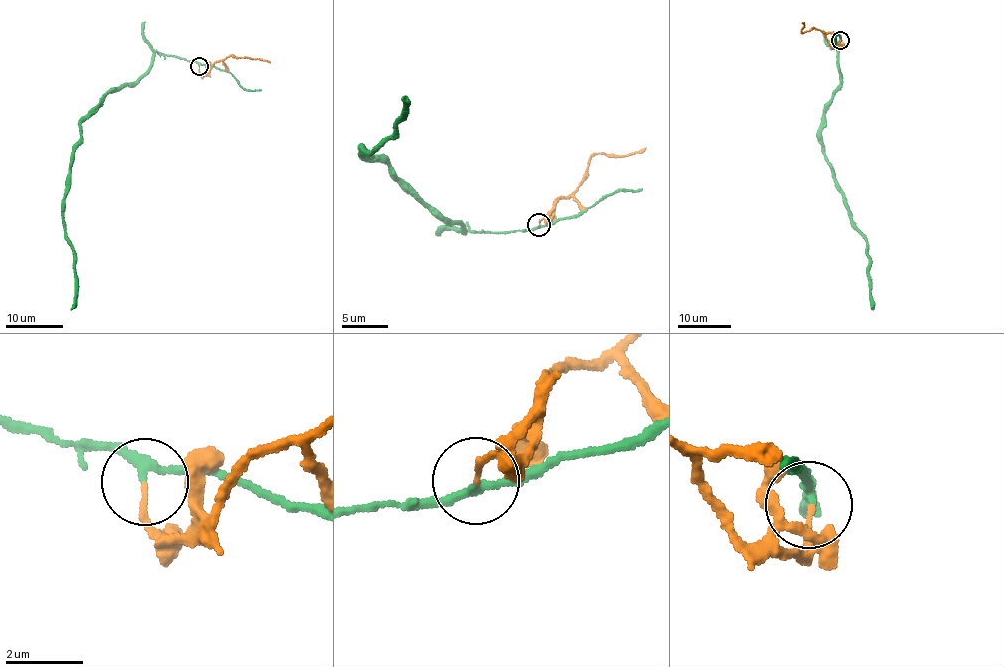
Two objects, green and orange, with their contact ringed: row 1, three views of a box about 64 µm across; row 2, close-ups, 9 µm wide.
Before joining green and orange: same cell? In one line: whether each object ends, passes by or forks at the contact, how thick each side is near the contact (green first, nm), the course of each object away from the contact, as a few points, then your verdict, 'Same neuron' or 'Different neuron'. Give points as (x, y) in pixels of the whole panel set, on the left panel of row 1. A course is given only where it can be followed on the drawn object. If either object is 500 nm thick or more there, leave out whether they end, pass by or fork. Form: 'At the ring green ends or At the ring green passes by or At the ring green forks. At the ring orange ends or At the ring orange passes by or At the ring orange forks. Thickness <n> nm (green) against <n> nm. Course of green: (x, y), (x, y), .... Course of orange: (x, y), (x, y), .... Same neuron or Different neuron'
At the ring green passes by. At the ring orange ends. Thickness 190 nm (green) against 120 nm. Course of green: (199, 65), (156, 53), (137, 80), (109, 93), (80, 124), (65, 203), (65, 240), (75, 268), (70, 310). Course of orange: (199, 66), (200, 73), (207, 74), (217, 61), (230, 54), (270, 63). Different neuron

